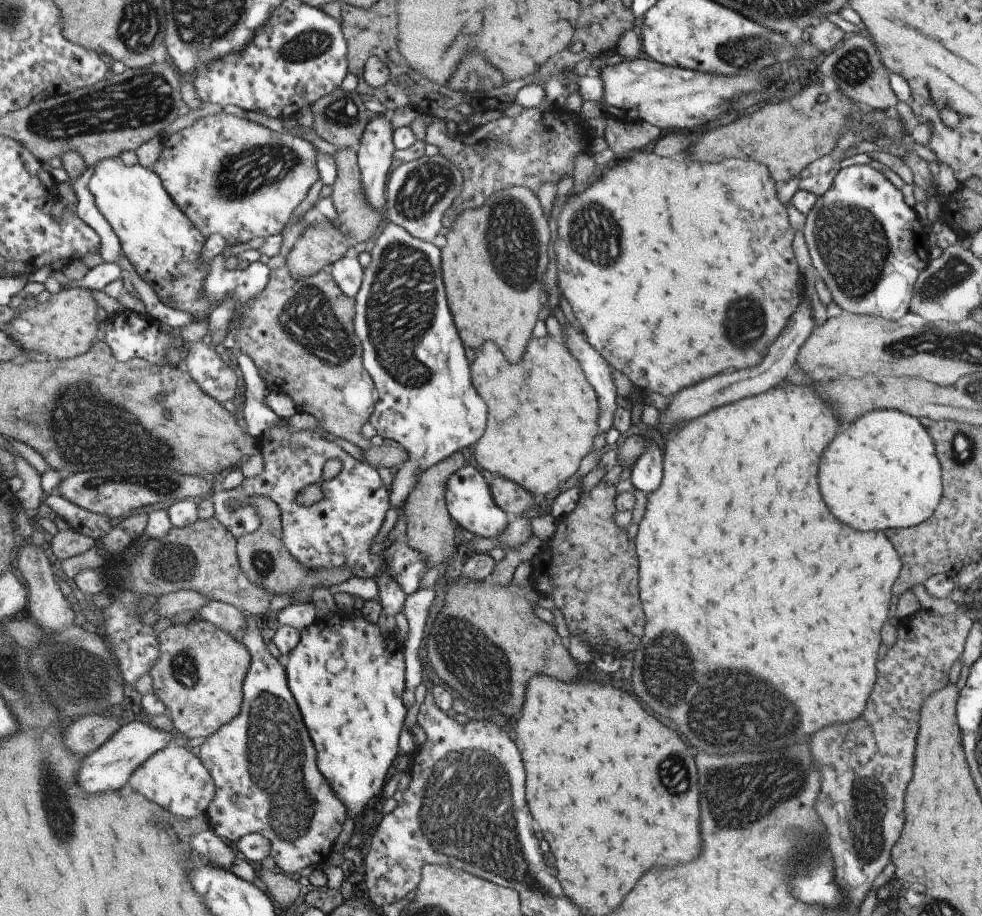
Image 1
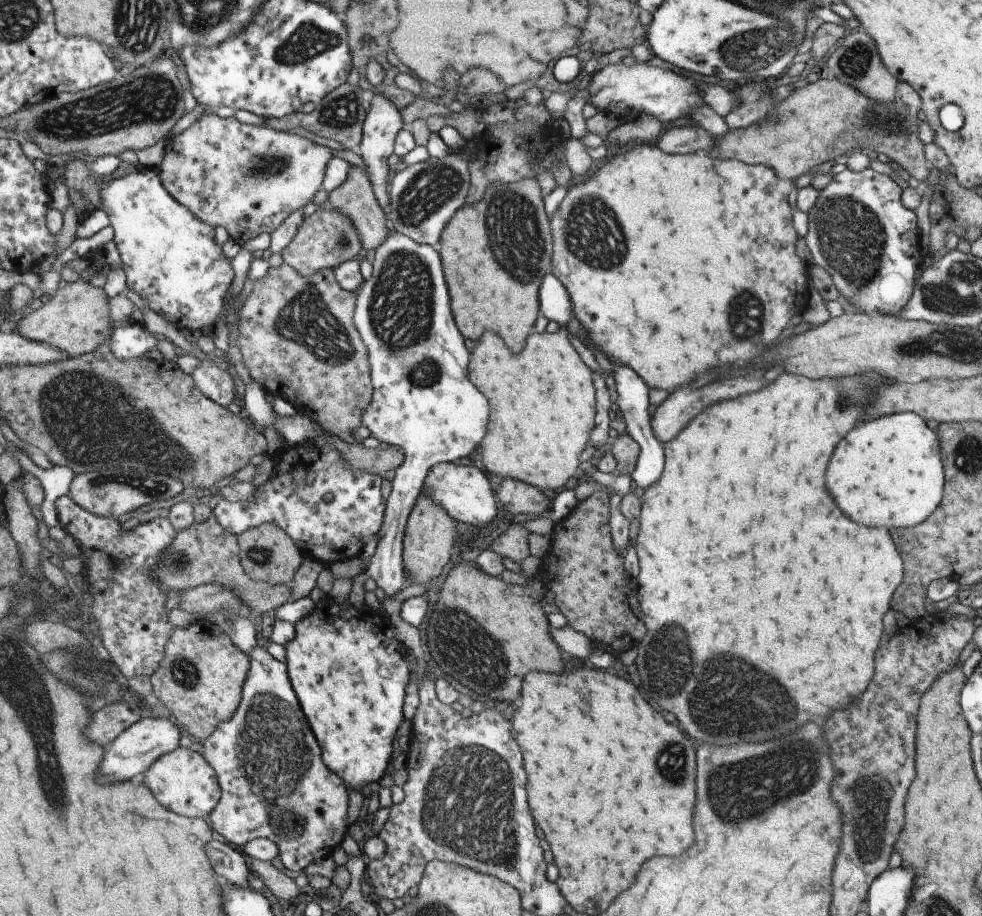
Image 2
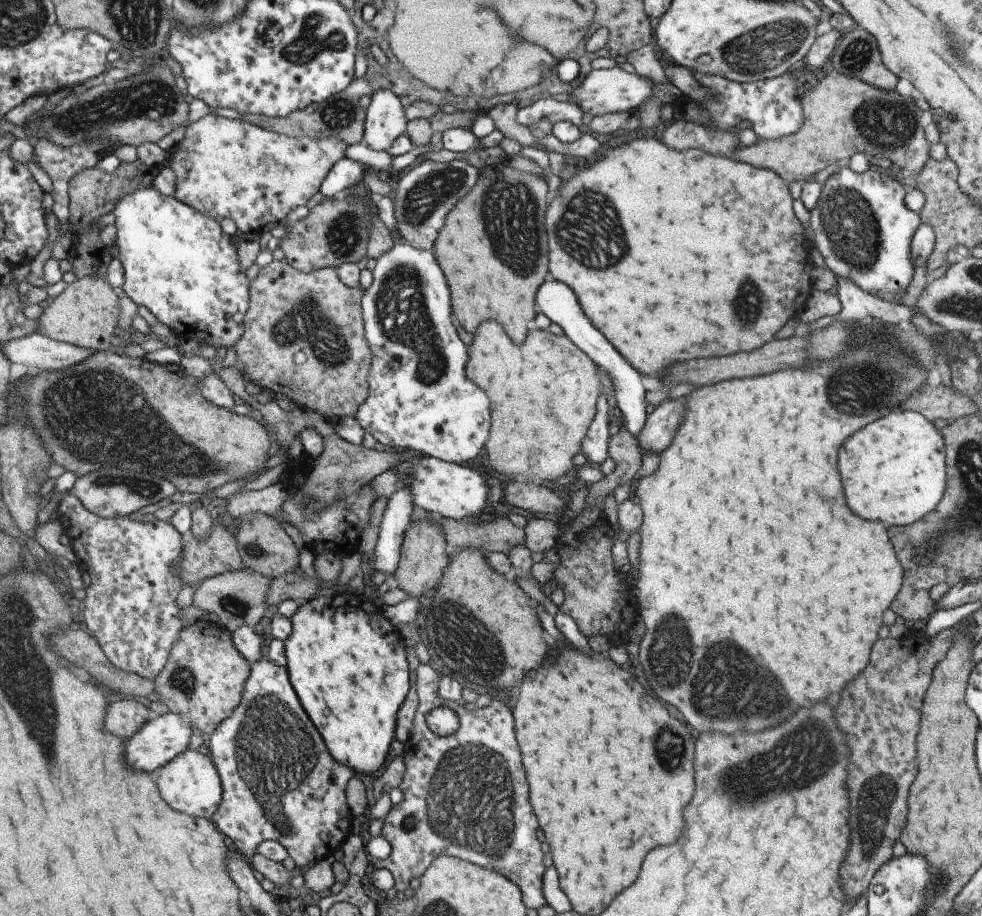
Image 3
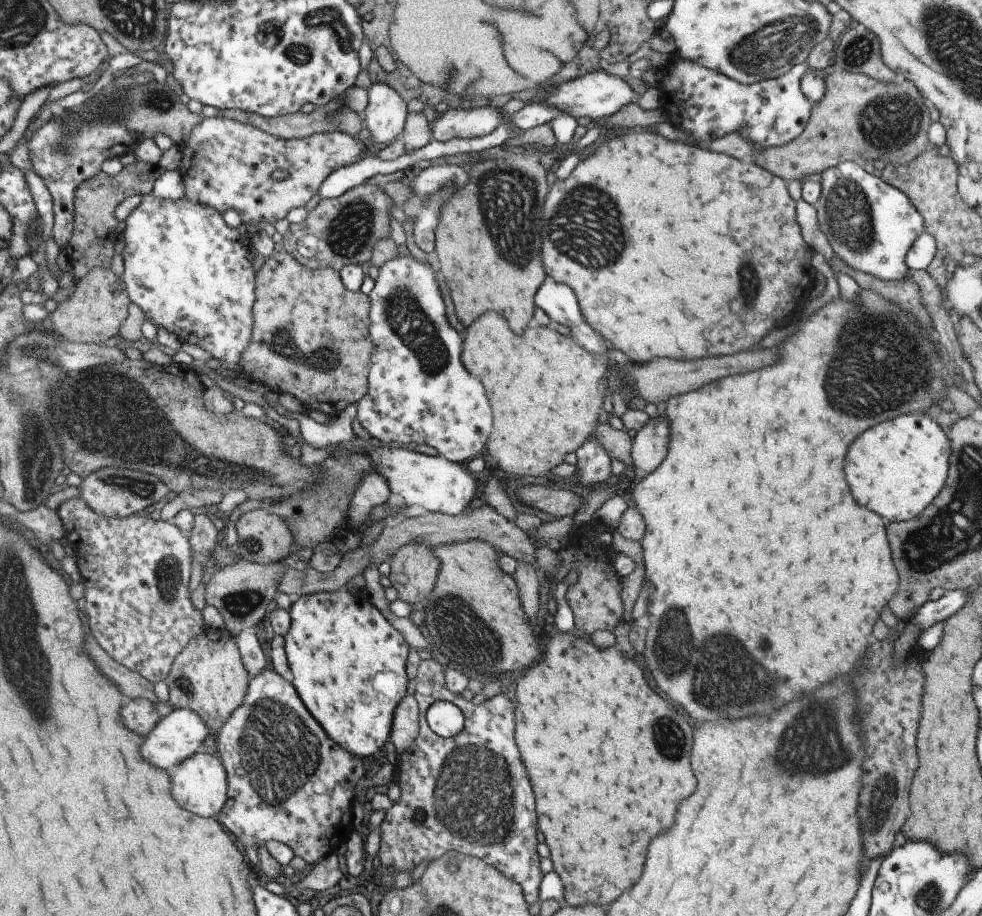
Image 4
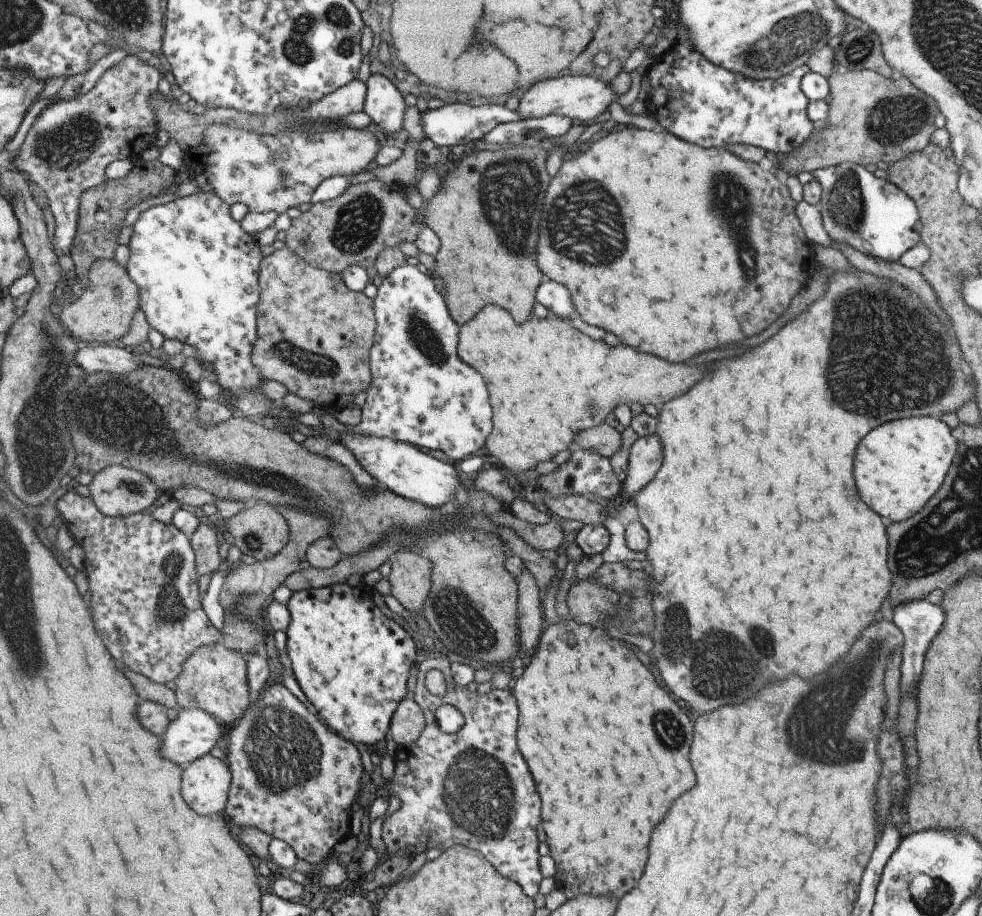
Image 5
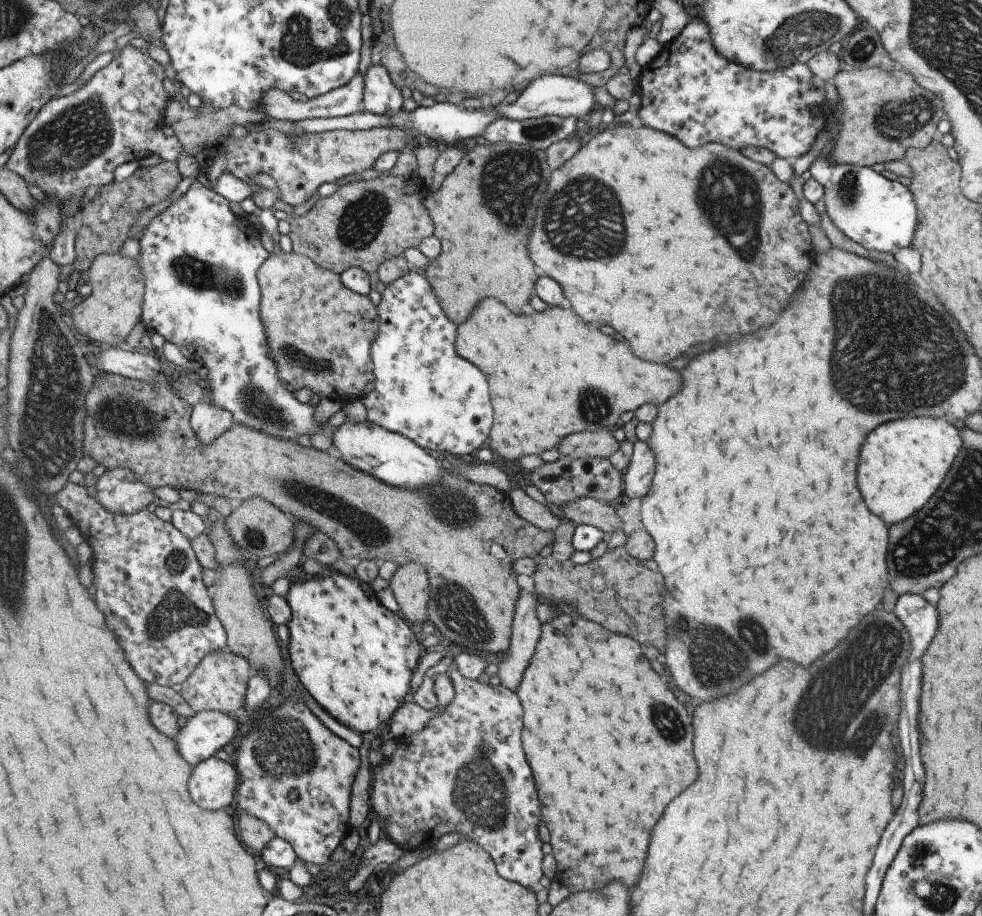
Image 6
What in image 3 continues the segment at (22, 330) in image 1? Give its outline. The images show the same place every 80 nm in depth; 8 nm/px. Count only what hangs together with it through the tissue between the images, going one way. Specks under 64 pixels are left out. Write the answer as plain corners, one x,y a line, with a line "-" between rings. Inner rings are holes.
97,275
76,279
53,297
47,308
43,308
43,313
37,318
39,334
95,352
109,350
113,336
117,334
116,322
120,311
117,294
121,294
121,290
116,292
105,279

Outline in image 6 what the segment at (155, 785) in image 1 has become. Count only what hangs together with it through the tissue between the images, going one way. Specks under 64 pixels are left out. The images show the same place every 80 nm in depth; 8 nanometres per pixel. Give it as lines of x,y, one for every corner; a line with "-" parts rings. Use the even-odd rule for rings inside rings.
215,757
198,762
189,776
189,796
199,808
227,808
238,782
235,766

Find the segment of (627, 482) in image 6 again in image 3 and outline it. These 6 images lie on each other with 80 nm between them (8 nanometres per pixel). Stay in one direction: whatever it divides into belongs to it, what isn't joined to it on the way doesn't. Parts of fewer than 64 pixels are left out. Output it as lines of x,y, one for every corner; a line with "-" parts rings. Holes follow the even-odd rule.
675,399
661,402
651,414
648,414
646,425
641,428
636,438
641,453
660,454
665,450
667,444
671,444
681,414
683,414
683,402
677,402

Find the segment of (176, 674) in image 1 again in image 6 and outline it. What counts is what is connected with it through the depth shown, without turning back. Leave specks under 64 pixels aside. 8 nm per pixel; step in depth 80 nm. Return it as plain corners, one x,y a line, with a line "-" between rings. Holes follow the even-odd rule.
228,650
205,655
194,668
194,671
181,683
179,694
195,713
219,711
228,715
240,714
244,706
246,684
252,675
249,663

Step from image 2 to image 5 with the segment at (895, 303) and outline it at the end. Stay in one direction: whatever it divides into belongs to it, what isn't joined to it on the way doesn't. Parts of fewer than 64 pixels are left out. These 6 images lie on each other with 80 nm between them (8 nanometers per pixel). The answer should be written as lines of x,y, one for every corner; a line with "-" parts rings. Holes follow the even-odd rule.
839,164
810,172
821,187
819,212
825,232
832,240
845,242
853,248
895,262
899,256
913,245
920,242
920,218
915,203
897,184
889,182
881,174
868,172
864,166

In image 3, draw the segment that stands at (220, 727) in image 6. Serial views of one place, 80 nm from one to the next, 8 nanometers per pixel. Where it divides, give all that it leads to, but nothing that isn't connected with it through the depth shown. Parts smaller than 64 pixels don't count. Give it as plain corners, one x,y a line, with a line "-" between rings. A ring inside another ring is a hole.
165,714
162,716
152,716
149,722
127,740
125,746
125,762
129,766
133,766
135,770
145,770
145,772
155,772
155,768
161,768
163,764
167,764
171,758
175,758
177,754
181,754
187,749
189,738
192,733
191,724
187,724
181,716
175,714

